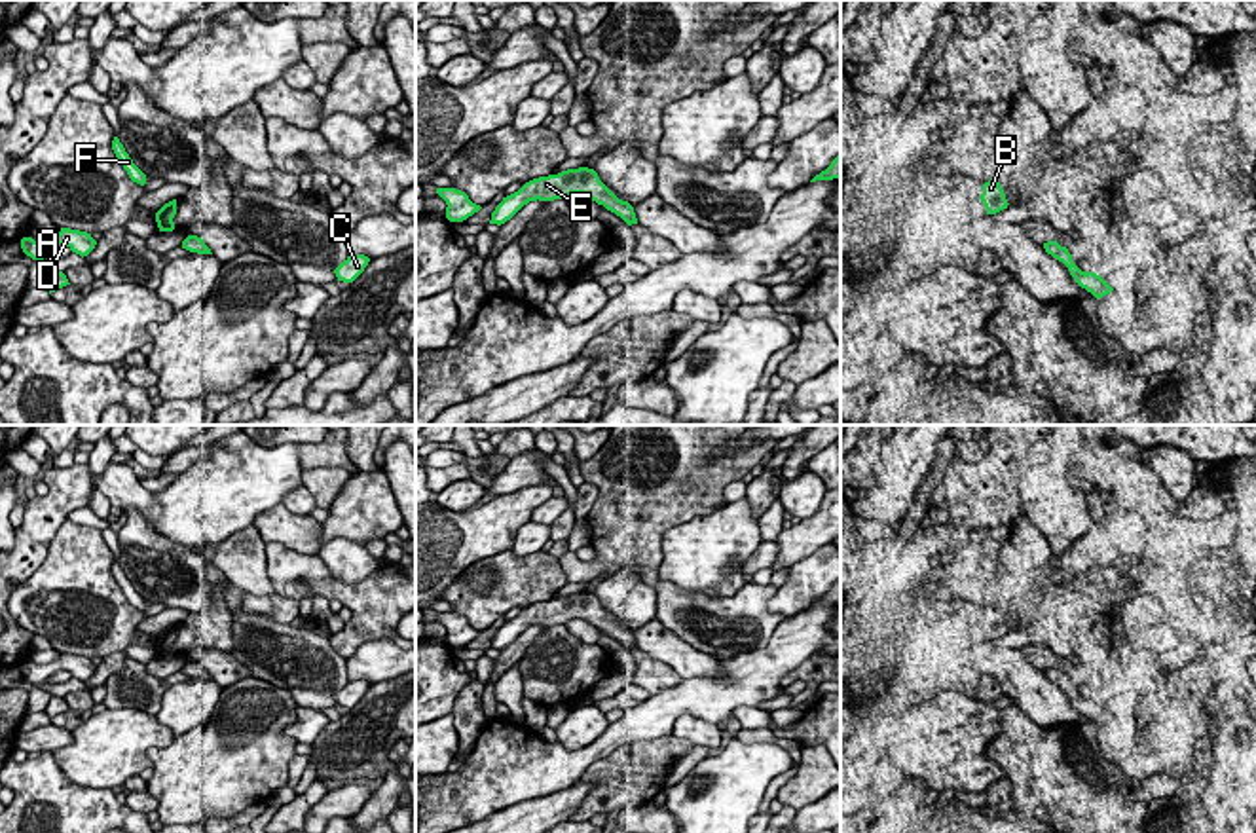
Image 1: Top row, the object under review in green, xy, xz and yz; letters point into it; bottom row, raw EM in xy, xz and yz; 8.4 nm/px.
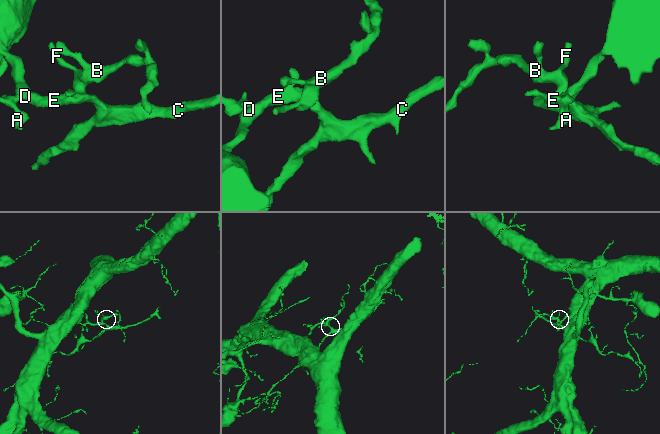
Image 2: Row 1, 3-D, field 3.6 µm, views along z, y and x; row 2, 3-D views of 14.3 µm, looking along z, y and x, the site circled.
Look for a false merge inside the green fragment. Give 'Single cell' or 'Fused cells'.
Single cell

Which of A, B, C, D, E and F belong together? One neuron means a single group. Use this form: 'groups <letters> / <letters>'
groups A B C D E F

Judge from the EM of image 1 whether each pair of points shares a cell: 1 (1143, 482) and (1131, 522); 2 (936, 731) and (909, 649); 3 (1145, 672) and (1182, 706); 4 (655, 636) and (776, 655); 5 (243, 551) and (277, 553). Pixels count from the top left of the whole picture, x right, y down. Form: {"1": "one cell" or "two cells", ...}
{"1": "two cells", "2": "two cells", "3": "two cells", "4": "two cells", "5": "two cells"}

